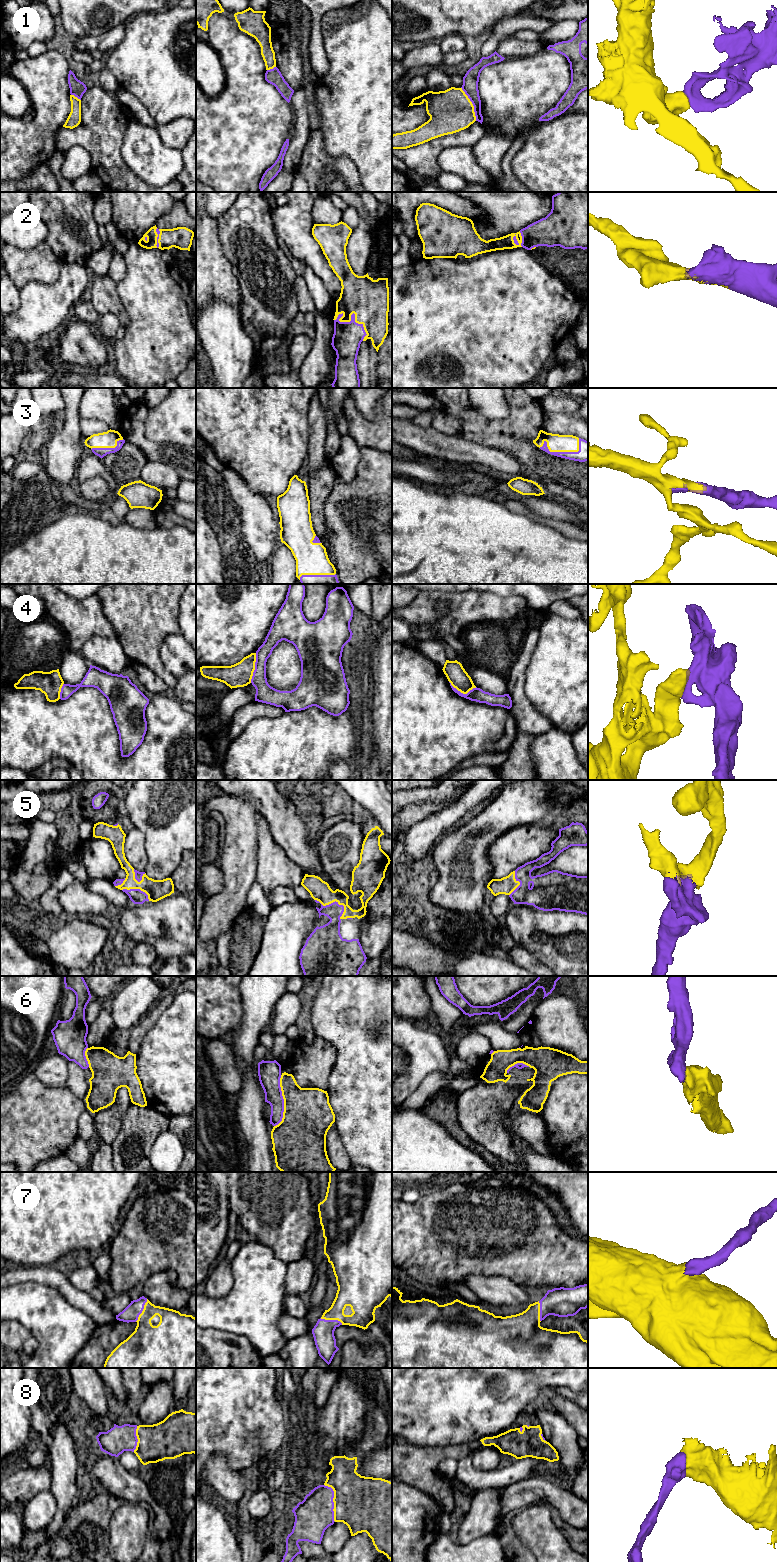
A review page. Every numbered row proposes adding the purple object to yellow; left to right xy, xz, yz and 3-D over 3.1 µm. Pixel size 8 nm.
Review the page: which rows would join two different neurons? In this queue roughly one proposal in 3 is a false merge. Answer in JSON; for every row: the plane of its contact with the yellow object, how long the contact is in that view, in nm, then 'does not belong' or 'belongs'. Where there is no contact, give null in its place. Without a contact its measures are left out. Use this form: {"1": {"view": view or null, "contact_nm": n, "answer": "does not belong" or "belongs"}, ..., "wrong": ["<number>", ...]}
{"1": {"view": "yz", "contact_nm": 300, "answer": "does not belong"}, "2": {"view": "xz", "contact_nm": 300, "answer": "belongs"}, "3": {"view": "yz", "contact_nm": 340, "answer": "belongs"}, "4": {"view": "xz", "contact_nm": 240, "answer": "does not belong"}, "5": {"view": "xz", "contact_nm": 260, "answer": "belongs"}, "6": {"view": "xz", "contact_nm": 420, "answer": "does not belong"}, "7": {"view": "xy", "contact_nm": 200, "answer": "belongs"}, "8": {"view": "xz", "contact_nm": 320, "answer": "belongs"}, "wrong": ["1", "4", "6"]}

